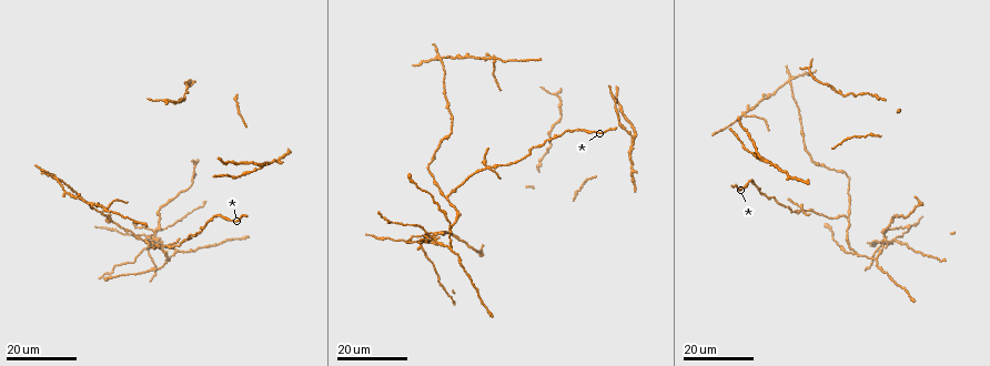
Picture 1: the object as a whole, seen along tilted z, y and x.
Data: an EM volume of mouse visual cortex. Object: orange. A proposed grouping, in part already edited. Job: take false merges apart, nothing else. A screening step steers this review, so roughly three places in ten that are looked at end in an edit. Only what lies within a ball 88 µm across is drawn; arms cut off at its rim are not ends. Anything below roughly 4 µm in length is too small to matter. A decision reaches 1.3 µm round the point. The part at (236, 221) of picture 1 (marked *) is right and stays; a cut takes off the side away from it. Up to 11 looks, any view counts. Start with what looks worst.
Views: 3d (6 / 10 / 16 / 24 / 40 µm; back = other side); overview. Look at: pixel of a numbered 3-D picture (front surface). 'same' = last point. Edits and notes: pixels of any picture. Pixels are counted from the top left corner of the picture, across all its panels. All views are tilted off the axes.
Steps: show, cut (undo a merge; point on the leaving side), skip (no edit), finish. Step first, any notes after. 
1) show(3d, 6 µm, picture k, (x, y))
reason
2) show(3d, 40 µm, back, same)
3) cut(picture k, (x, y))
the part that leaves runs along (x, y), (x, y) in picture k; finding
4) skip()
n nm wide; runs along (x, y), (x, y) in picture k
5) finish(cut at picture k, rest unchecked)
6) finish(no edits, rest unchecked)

show(3d, 24 µm, picture 1, (886, 238))
looks like a crossing

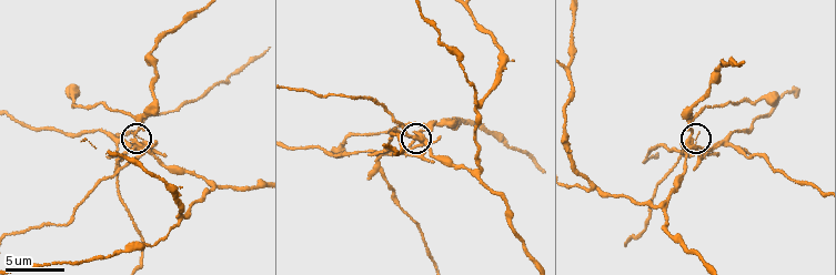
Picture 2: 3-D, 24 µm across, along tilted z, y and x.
show(3d, 6 µm, picture 2, (689, 141))
closer look

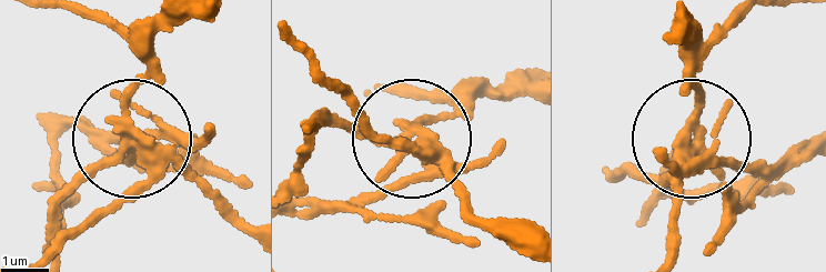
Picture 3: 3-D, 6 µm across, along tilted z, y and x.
cut(picture 3, (372, 195))
the part that leaves runs along (410, 131), (509, 80) in picture 3; two neurons meet here

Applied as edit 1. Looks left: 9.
show(overview)
redraw

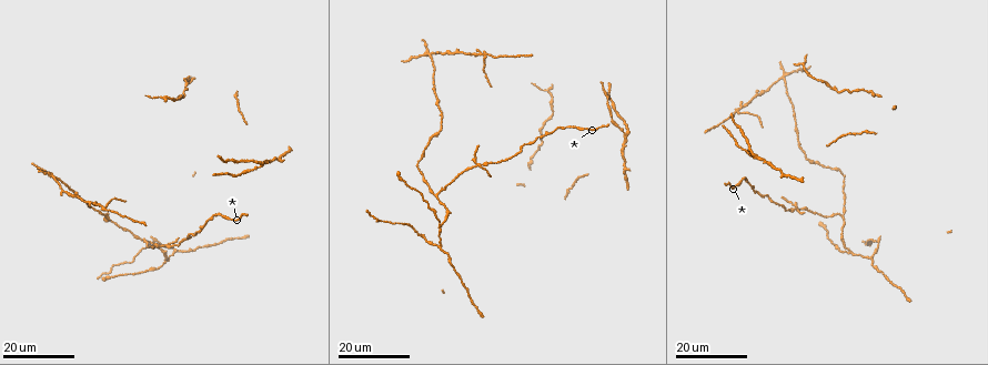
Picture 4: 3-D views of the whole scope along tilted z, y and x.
show(3d, 24 µm, picture 4, (430, 52))
arms run side by side

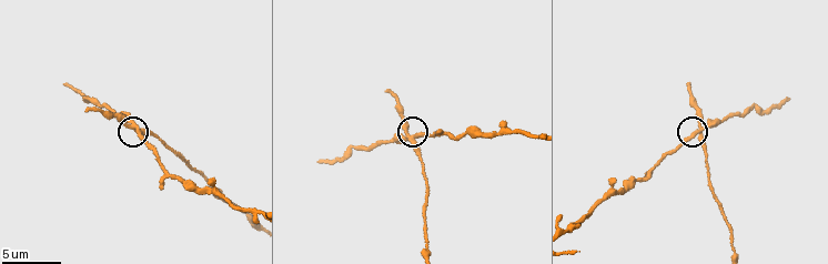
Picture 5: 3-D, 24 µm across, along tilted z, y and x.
show(3d, 10 µm, picture 5, (414, 134))

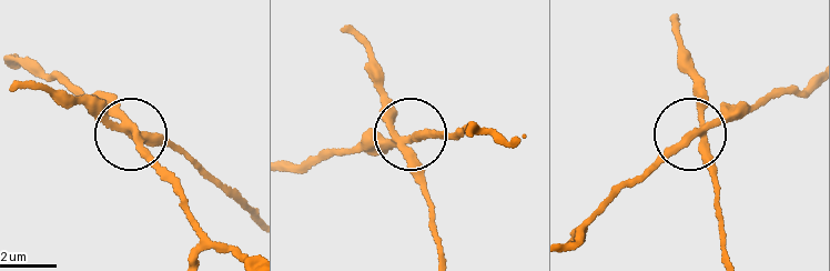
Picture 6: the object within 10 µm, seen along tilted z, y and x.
cut(picture 6, (380, 151))
side arm 11 µm; the part that leaves runs along (404, 141), (498, 132) in picture 6; two neurons meet here

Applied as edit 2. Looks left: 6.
show(overview)

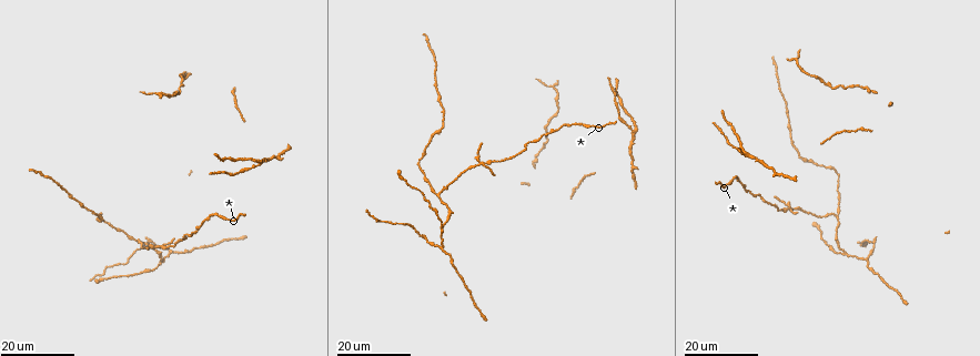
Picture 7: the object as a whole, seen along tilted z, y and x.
show(3d, 24 µm, picture 7, (839, 216))
a fork

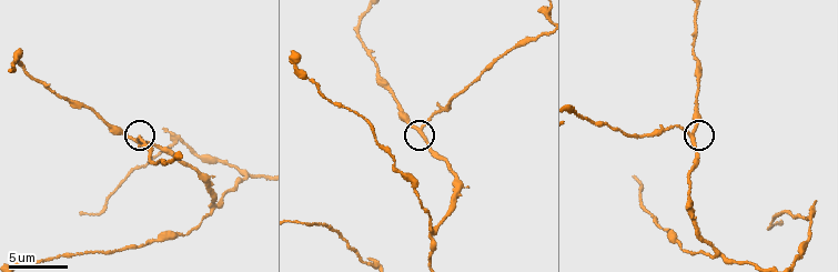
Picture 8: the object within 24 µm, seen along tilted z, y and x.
show(3d, 10 µm, picture 8, (695, 133))

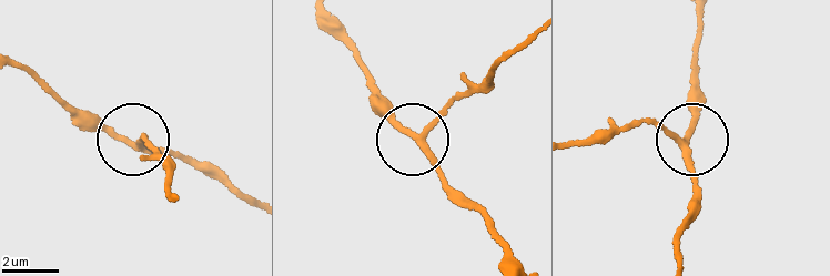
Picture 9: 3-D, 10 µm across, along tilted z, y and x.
skip()
210 nm wide; continuous, no second neuron

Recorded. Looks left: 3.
show(3d, 16 µm, picture 7, (479, 164))
arms run side by side

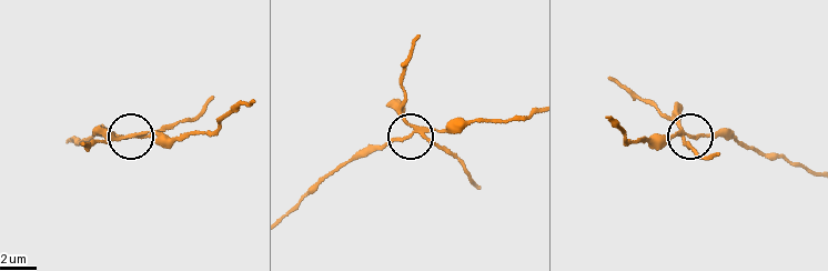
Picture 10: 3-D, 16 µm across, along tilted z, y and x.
show(3d, 10 µm, picture 10, (413, 127))

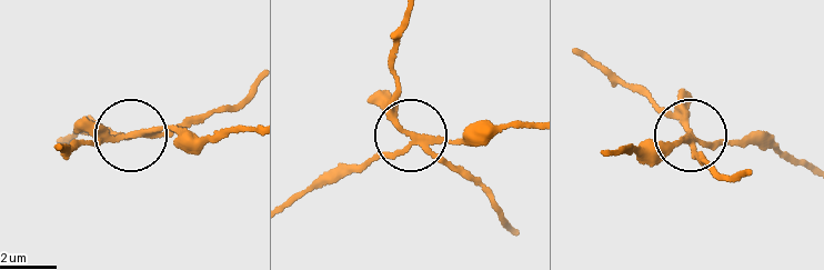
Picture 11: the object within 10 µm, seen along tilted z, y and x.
cut(picture 11, (98, 138))
a second neuron is stuck on

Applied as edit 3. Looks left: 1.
finish(cut at picture 3, cut at picture 6, cut at picture 11, rest unchecked)

